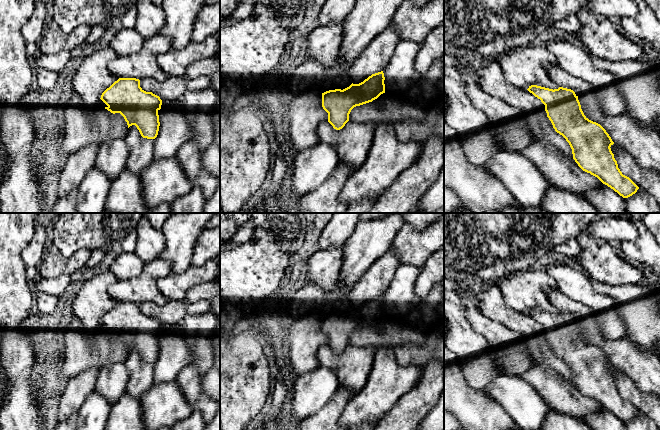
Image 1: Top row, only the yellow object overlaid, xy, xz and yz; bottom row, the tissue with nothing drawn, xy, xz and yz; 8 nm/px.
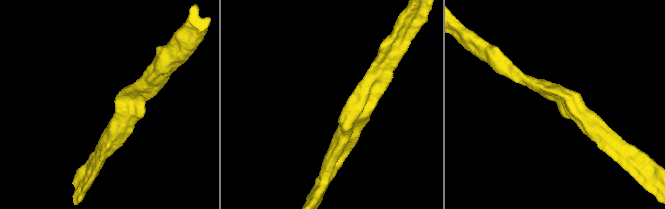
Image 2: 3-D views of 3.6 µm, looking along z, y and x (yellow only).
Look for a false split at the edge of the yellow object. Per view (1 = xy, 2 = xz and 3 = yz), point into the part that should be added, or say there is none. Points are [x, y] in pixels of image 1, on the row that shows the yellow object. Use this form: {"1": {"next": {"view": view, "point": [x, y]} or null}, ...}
{"1": {"next": null}, "2": {"next": null}, "3": {"next": null}}

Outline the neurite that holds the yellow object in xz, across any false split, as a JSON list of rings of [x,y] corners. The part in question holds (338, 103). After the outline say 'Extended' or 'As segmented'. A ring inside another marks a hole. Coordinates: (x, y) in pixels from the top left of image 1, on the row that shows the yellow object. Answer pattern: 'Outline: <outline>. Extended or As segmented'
Outline: [[[383,71],[372,74],[359,84],[351,84],[341,90],[329,90],[322,93],[322,107],[328,113],[328,122],[334,129],[340,130],[349,121],[351,110],[385,93]]]. As segmented

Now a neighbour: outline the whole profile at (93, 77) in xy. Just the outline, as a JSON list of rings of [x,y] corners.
[[[103,45],[87,56],[71,80],[73,94],[77,94],[84,109],[91,114],[100,102],[102,93],[119,78],[109,69],[109,63],[117,54],[107,45]]]

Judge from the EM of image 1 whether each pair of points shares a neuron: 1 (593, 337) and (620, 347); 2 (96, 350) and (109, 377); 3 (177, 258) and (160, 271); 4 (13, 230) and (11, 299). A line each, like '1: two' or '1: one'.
1: one
2: two
3: two
4: one

